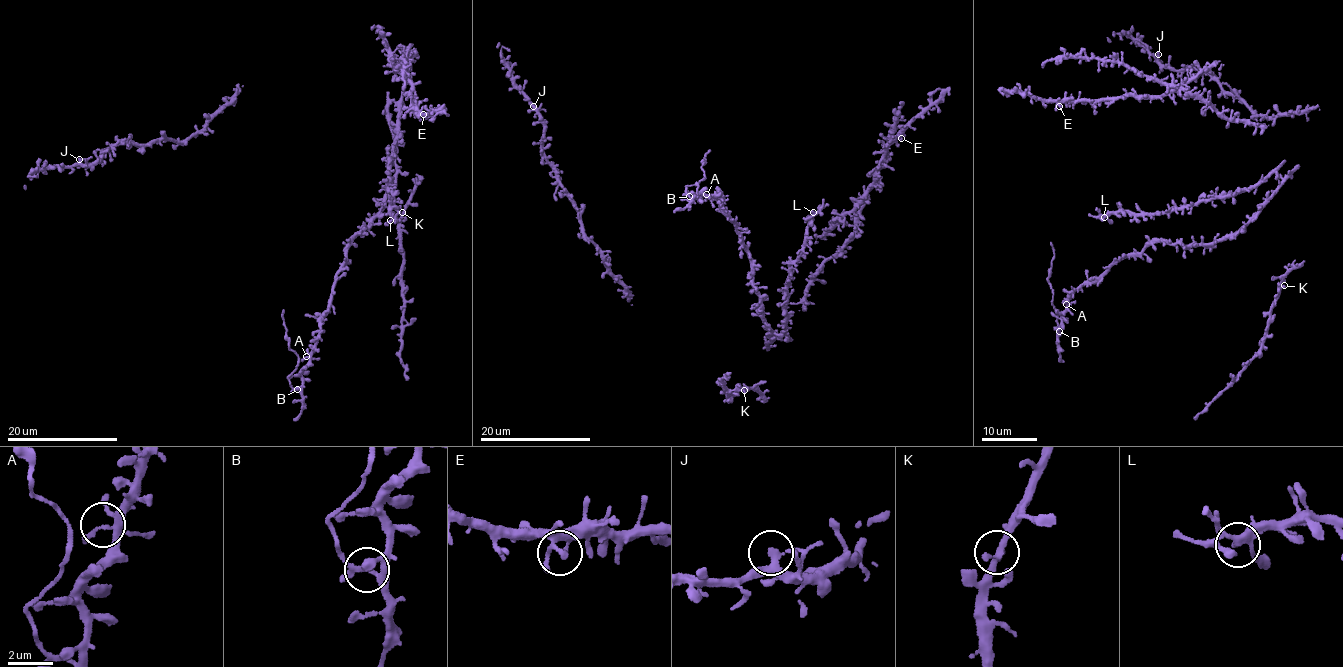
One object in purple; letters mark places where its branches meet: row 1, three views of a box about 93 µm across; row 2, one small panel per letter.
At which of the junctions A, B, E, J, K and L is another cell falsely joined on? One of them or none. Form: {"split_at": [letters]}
{"split_at": ["B"]}

